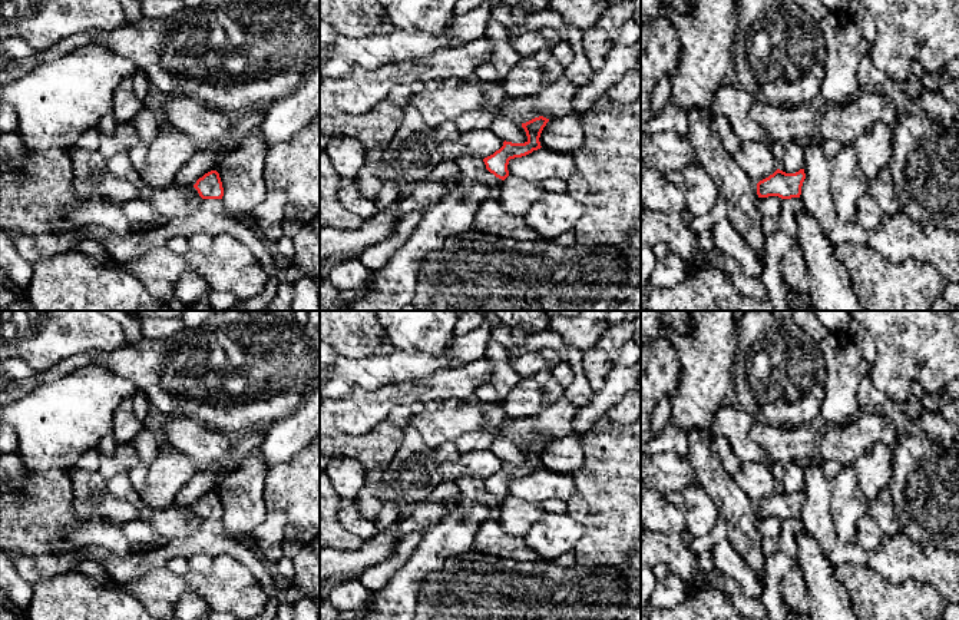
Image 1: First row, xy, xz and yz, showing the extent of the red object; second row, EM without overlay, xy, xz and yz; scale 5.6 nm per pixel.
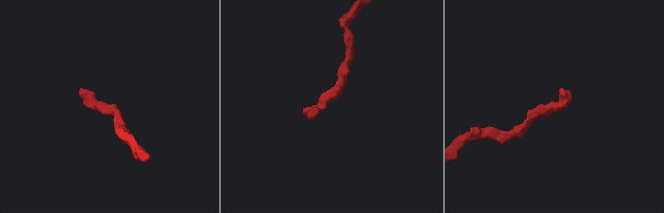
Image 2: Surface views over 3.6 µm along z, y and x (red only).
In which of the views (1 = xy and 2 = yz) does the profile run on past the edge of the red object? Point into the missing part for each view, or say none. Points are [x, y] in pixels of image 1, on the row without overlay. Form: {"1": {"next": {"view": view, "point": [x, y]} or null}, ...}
{"1": {"next": null}, "2": {"next": null}}

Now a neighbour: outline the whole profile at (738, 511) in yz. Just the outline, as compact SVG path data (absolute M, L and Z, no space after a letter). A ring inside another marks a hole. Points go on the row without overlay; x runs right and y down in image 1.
M714 415L707 430L690 434L688 460L697 484L717 507L727 524L727 540L735 553L758 574L765 577L765 556L761 550L761 534L757 528L757 504L738 487L734 477L721 465L711 451L715 438Z

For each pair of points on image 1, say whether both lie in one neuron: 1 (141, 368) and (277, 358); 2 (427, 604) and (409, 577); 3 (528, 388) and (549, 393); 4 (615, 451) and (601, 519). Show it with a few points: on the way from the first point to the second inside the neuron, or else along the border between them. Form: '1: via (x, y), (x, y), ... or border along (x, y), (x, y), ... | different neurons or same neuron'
1: via (175, 375), (195, 380), (242, 380) | same neuron
2: border along (440, 566), (422, 582), (414, 604) | different neurons
3: via (533, 390), (544, 390) | same neuron
4: via (615, 468), (615, 501) | same neuron

